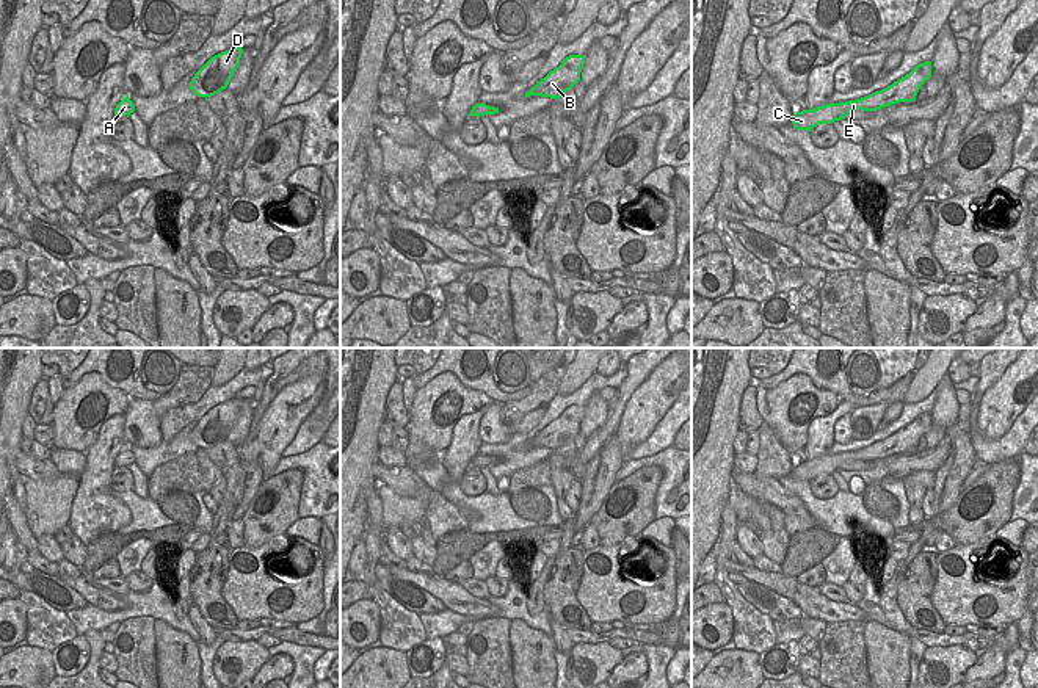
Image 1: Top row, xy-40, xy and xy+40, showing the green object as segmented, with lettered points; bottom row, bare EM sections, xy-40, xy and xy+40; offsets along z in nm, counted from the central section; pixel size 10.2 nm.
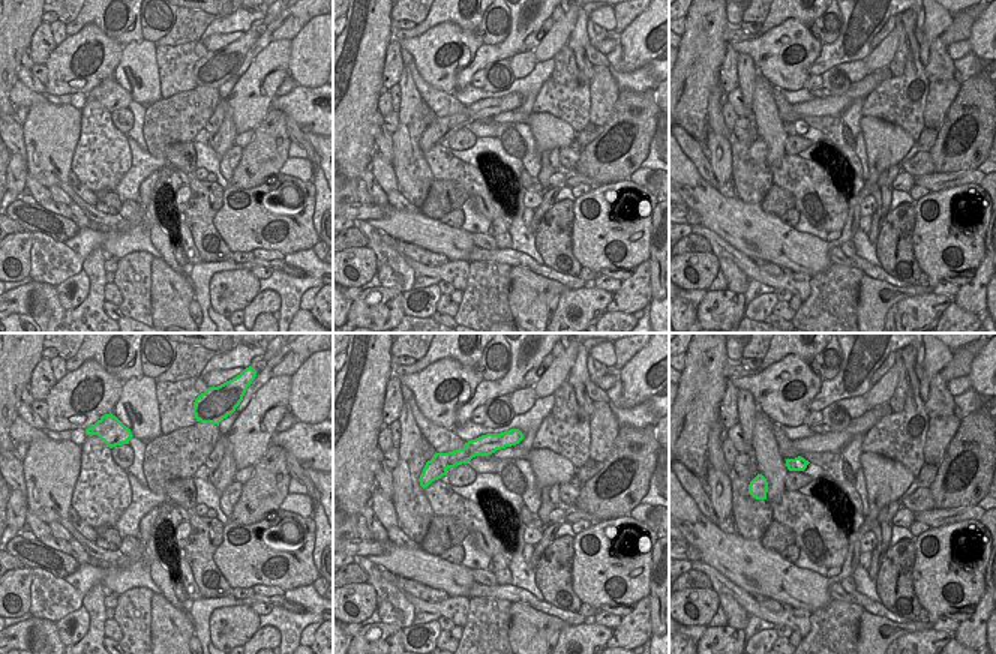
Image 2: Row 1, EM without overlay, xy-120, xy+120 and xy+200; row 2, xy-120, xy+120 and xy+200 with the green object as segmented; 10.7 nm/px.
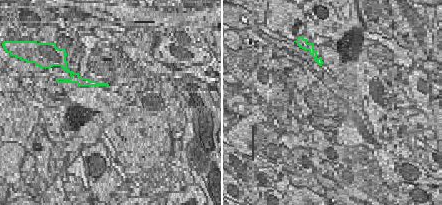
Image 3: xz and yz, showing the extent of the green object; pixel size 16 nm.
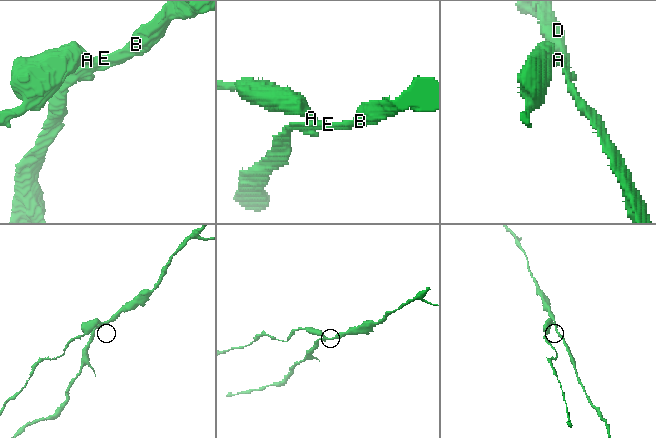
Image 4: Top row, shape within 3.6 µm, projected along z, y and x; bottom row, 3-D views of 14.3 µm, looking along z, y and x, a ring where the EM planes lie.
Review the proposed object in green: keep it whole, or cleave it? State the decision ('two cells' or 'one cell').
two cells

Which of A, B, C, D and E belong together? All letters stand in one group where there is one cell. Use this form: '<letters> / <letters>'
A / B C D E

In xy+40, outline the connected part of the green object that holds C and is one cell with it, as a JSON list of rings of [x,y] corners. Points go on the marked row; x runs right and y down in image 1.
[[[931,61],[917,64],[909,74],[887,88],[875,91],[858,100],[826,103],[814,110],[797,111],[792,118],[793,129],[811,132],[818,124],[833,124],[845,119],[850,111],[876,111],[900,102],[914,102],[920,86],[931,77]]]

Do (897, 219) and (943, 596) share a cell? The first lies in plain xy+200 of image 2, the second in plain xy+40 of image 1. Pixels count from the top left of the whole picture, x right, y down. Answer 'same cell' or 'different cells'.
different cells

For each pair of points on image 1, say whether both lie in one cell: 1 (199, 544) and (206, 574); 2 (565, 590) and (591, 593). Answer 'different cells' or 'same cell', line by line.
1: different cells
2: different cells

